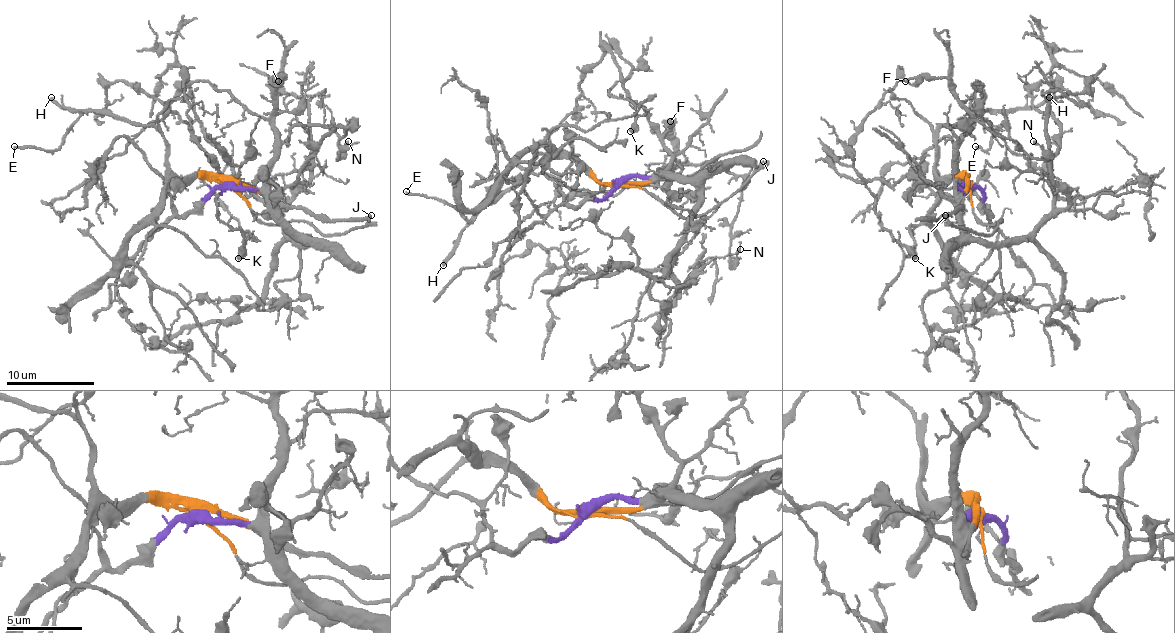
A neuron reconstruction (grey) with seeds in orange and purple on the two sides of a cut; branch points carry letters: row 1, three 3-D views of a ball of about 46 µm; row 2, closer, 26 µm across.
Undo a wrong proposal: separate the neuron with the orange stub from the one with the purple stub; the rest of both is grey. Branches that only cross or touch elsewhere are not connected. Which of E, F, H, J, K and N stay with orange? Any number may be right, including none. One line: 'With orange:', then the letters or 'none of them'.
With orange: E, H, J

